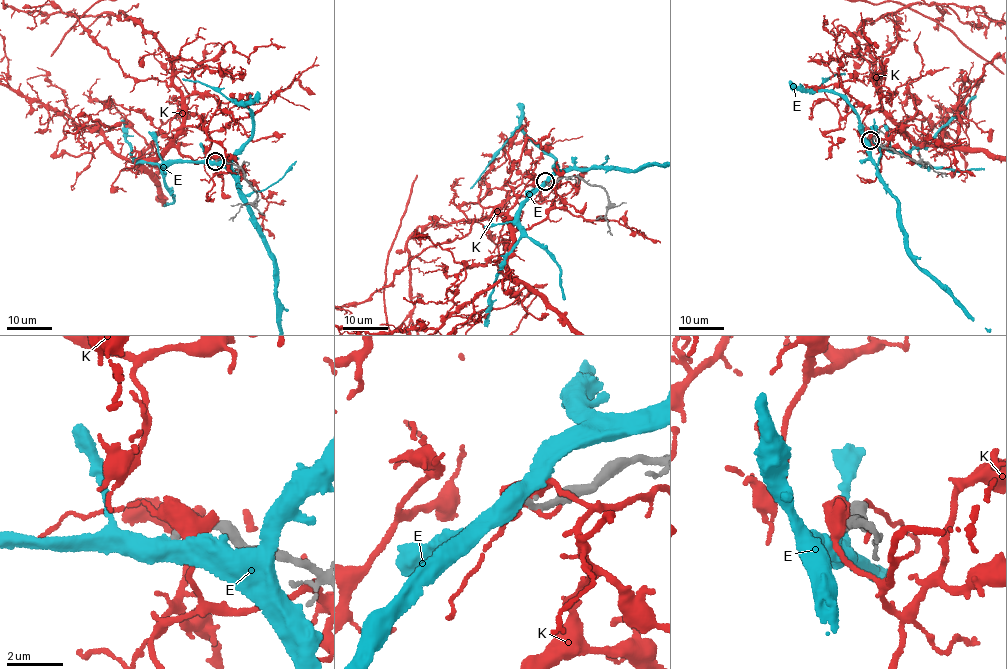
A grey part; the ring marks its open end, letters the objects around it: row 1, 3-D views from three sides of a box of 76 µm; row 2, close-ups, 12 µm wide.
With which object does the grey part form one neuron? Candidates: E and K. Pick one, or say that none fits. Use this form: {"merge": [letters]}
{"merge": []}

